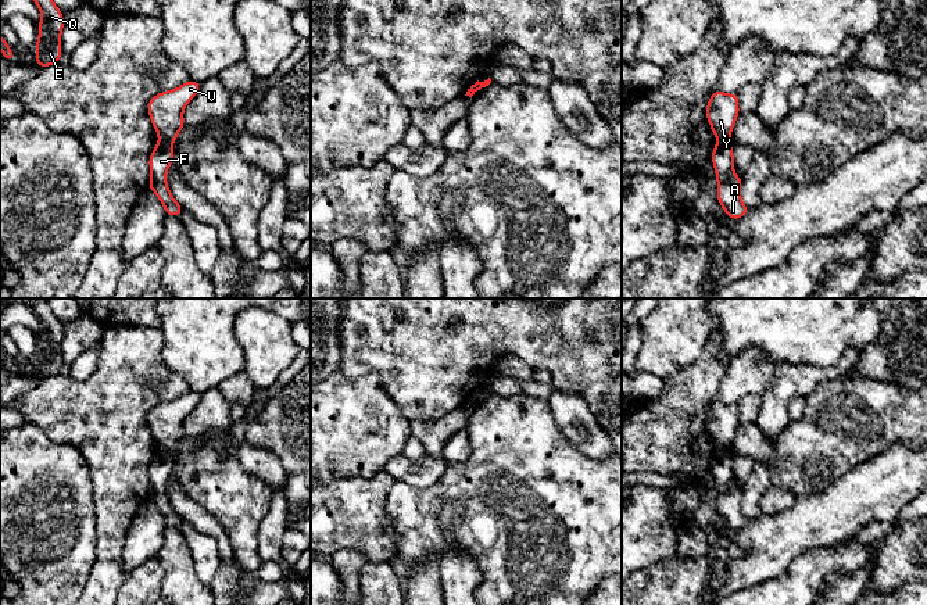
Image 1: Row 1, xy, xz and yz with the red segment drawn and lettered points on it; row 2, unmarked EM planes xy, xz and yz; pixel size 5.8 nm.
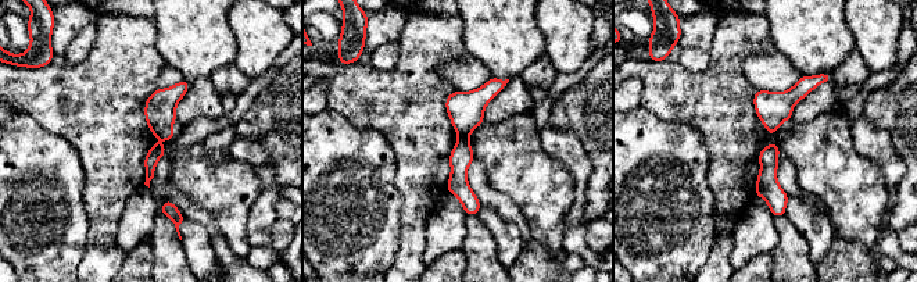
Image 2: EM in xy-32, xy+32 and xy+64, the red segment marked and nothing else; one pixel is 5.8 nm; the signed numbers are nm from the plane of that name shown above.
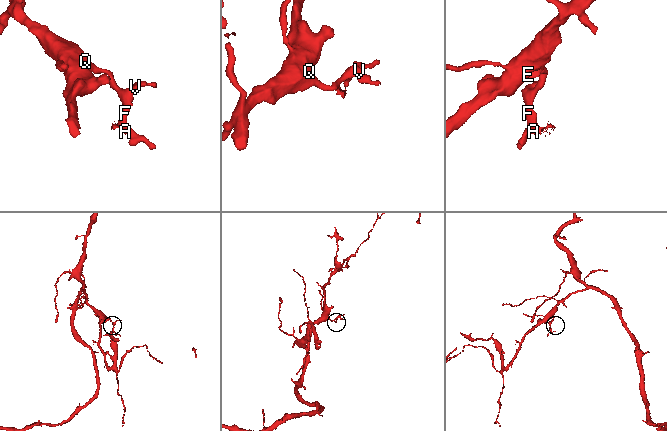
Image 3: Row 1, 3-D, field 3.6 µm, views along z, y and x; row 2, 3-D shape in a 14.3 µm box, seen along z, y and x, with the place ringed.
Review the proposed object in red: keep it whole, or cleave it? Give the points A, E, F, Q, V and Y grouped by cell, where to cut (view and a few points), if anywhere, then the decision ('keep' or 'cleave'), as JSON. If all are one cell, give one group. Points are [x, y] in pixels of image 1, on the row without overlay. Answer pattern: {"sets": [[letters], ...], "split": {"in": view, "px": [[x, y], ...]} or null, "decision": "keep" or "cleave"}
{"sets": [["A", "F"], ["E", "Q", "V", "Y"]], "split": {"in": "xy", "px": [[160, 448], [169, 454]]}, "decision": "cleave"}

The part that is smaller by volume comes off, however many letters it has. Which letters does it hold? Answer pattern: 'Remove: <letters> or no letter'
Remove: A, F

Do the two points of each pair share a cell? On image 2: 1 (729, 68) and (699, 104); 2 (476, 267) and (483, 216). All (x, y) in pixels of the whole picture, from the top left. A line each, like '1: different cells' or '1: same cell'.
1: same cell
2: different cells

